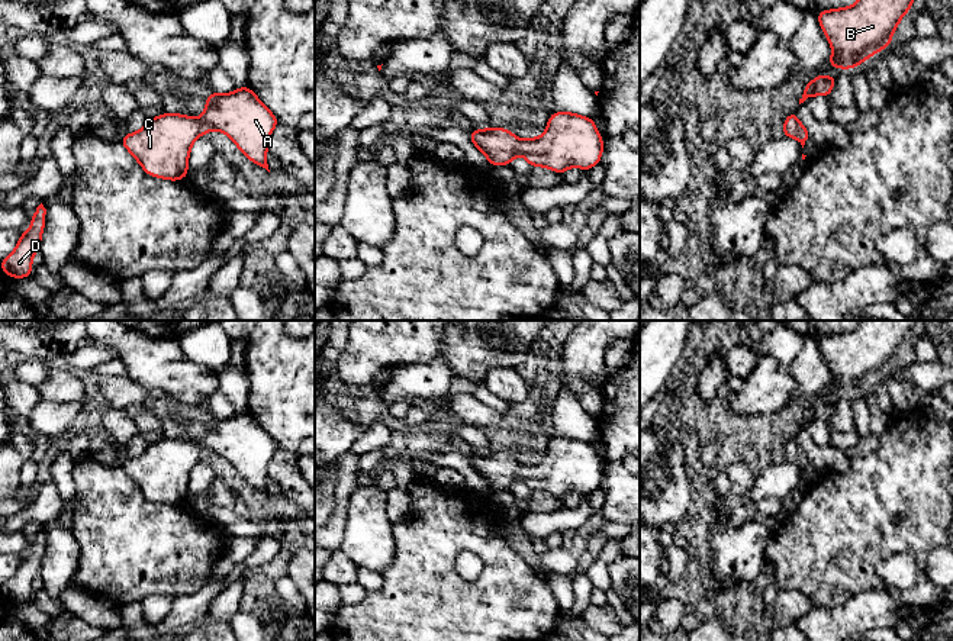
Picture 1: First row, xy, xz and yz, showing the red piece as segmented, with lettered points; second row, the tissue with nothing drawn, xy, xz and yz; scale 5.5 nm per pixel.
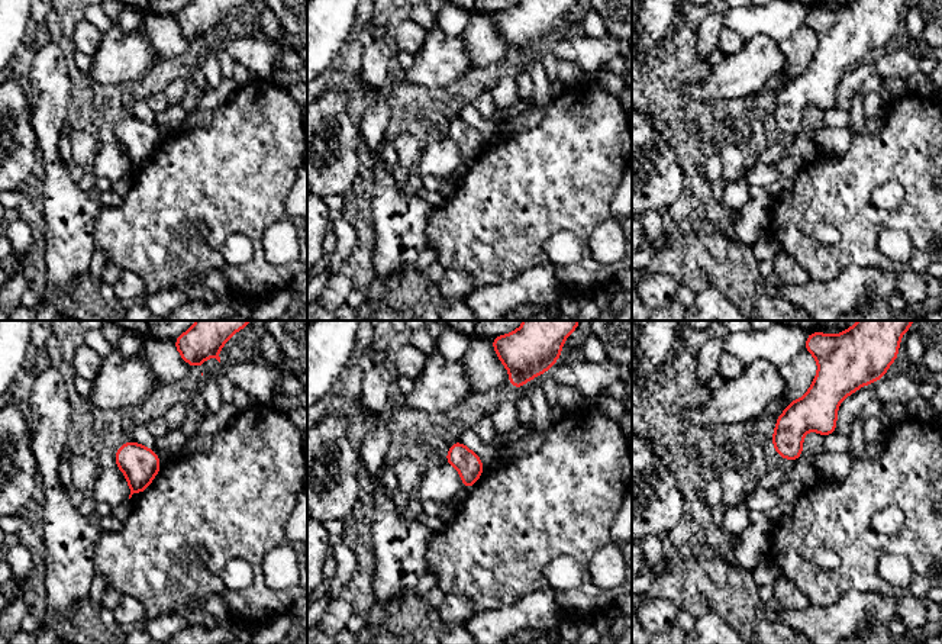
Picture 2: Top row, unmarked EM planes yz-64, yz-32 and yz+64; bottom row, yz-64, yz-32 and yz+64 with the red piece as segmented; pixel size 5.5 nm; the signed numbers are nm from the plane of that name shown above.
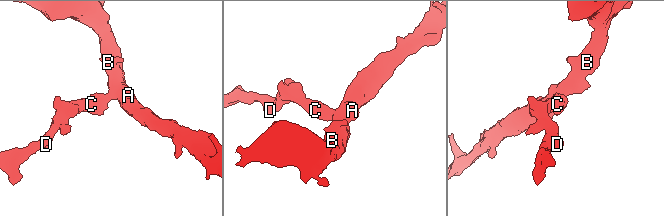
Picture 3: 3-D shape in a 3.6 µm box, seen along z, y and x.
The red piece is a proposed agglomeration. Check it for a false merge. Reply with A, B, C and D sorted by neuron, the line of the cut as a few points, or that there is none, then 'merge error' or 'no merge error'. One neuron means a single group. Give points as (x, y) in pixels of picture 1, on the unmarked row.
groups A B C D; cut none; no merge error

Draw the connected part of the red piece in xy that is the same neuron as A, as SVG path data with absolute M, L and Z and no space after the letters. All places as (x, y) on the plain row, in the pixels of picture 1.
M247 410L229 419L210 416L197 444L162 438L149 444L141 455L120 463L120 467L148 500L177 506L189 499L193 467L216 454L228 460L248 484L270 497L267 466L277 450L277 442Z

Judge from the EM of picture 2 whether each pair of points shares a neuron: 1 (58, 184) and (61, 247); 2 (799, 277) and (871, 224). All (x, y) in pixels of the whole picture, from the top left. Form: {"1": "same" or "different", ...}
{"1": "same", "2": "different"}

